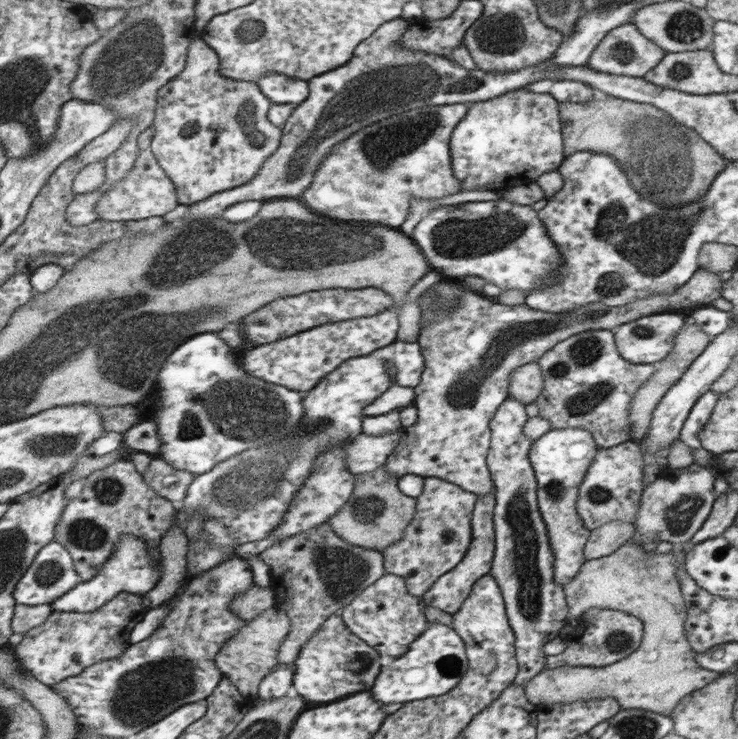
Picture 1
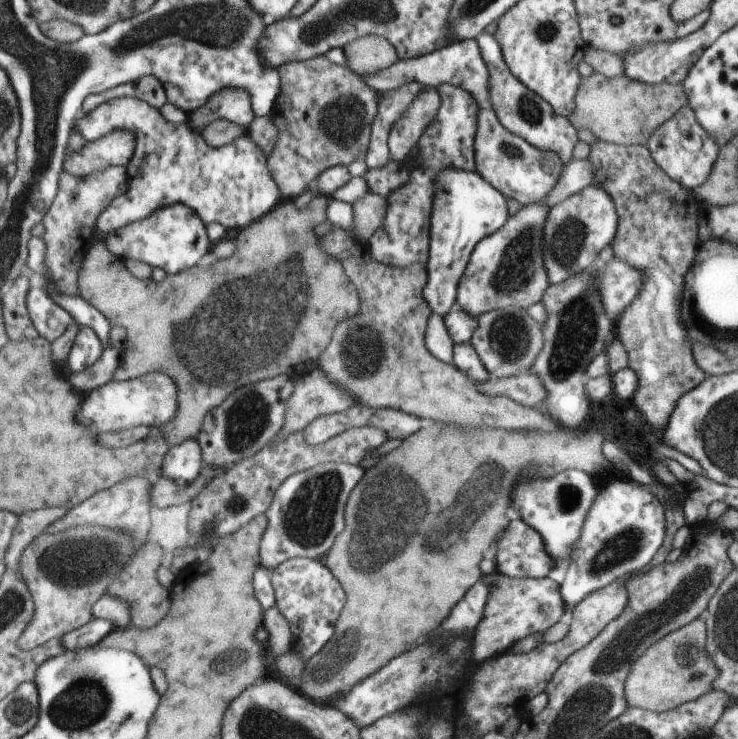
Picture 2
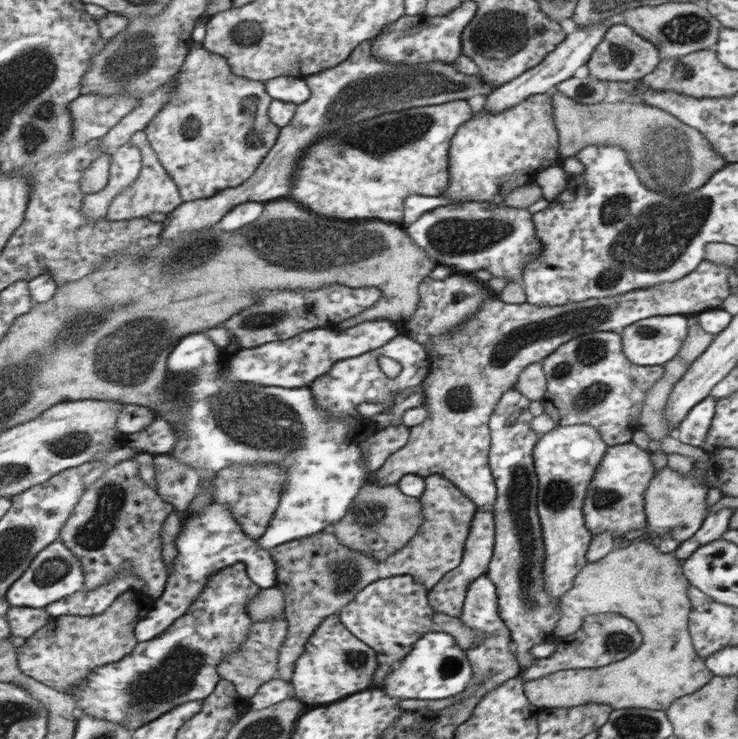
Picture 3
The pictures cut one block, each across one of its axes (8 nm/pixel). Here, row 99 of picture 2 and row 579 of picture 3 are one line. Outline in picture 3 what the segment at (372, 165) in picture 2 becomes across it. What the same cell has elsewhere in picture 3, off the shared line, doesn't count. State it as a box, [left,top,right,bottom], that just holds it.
[338,575,437,667]

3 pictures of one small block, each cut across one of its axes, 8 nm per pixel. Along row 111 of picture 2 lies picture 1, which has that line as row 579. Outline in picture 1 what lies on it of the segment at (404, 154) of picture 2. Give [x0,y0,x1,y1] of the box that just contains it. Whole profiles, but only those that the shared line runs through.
[382,478,477,597]

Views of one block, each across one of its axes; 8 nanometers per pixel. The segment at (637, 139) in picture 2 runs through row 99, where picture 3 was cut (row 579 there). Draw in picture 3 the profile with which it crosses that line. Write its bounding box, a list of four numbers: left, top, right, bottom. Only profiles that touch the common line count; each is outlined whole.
[525,537,713,710]

